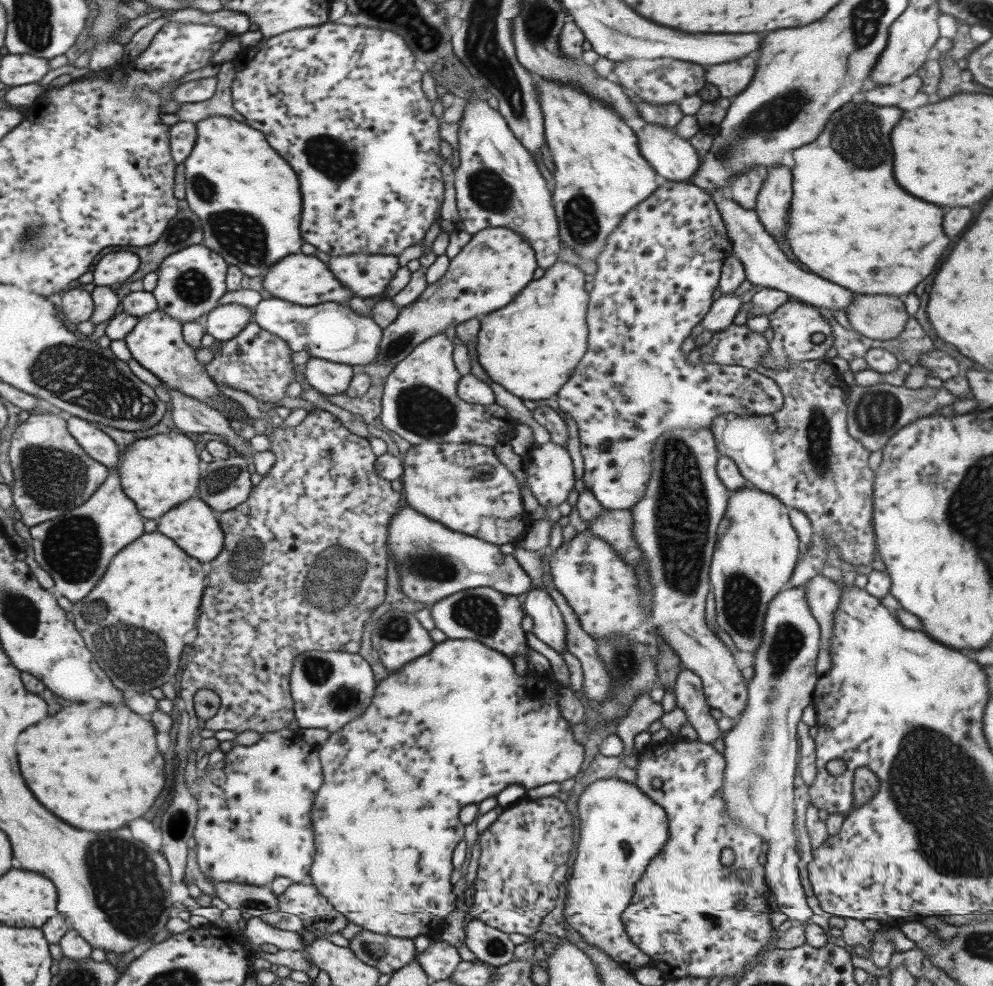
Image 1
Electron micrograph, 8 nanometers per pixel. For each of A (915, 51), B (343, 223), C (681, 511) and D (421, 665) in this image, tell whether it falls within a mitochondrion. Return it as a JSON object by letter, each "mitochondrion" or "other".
{"A":"other","B":"other","C":"mitochondrion","D":"other"}

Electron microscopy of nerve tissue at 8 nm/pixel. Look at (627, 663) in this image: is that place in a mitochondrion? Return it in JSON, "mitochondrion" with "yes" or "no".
{"mitochondrion":"yes"}

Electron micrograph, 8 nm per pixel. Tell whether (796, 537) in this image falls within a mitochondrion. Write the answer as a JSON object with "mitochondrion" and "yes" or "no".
{"mitochondrion":"no"}

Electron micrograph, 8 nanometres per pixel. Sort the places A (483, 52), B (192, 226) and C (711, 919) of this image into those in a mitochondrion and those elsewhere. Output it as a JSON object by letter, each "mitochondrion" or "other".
{"A":"mitochondrion","B":"mitochondrion","C":"mitochondrion"}

